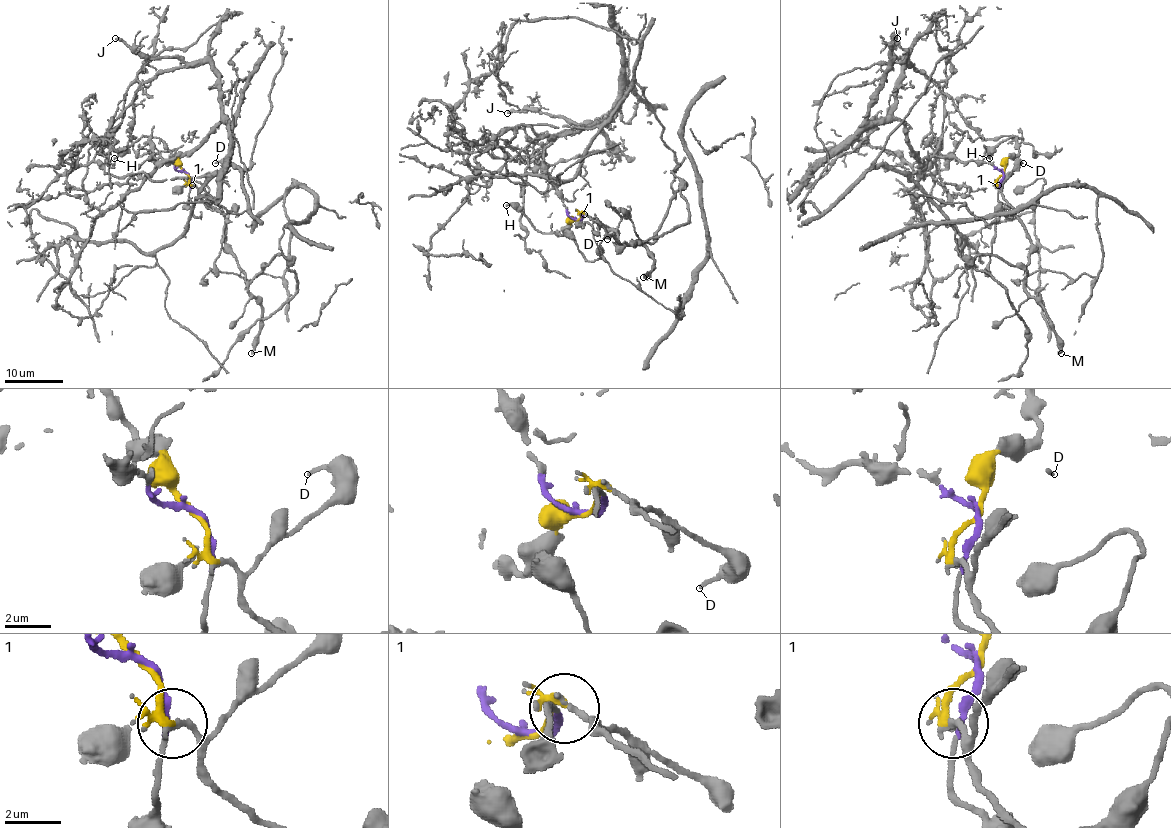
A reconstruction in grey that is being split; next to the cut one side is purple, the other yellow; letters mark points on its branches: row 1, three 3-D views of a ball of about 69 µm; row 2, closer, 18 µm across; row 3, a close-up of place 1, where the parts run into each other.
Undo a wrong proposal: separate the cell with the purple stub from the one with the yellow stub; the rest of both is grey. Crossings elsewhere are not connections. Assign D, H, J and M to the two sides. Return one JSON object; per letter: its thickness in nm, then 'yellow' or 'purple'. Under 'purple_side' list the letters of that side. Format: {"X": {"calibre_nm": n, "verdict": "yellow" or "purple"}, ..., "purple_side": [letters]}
{"D": {"calibre_nm": 130, "verdict": "yellow"}, "H": {"calibre_nm": 200, "verdict": "yellow"}, "J": {"calibre_nm": 360, "verdict": "purple"}, "M": {"calibre_nm": 440, "verdict": "yellow"}, "purple_side": ["J"]}

